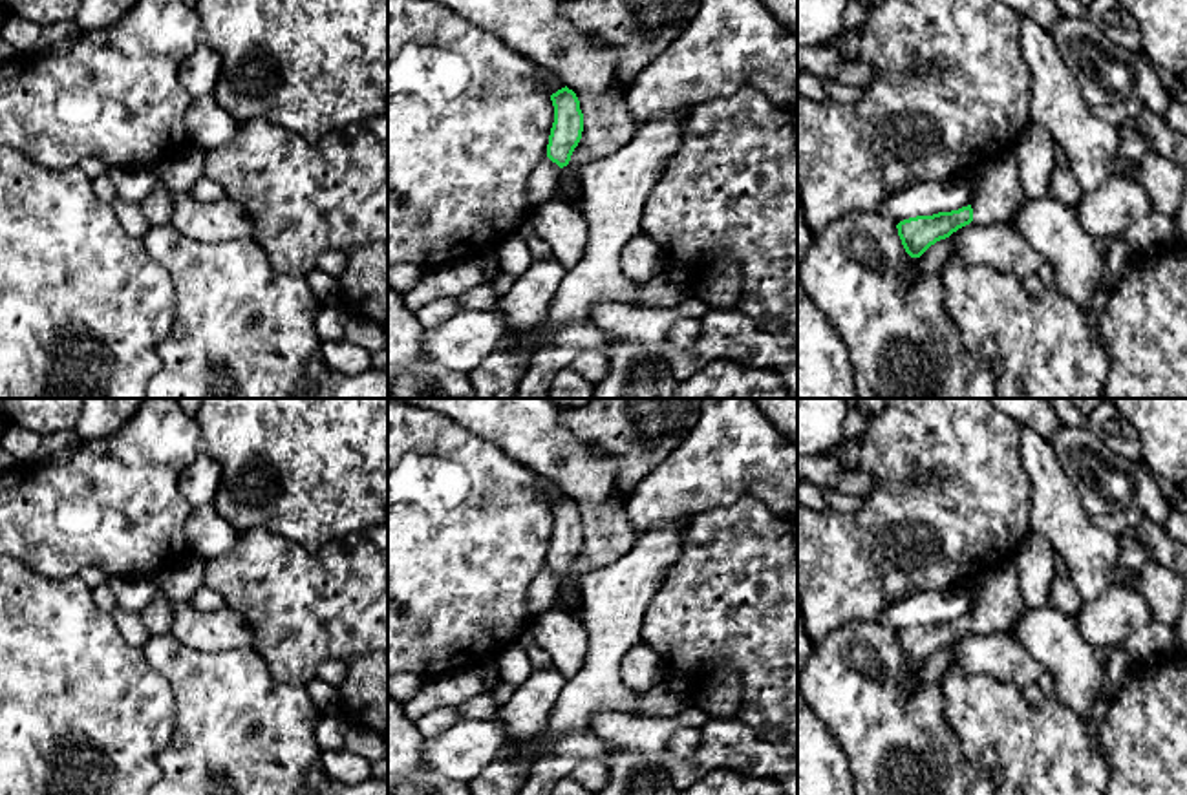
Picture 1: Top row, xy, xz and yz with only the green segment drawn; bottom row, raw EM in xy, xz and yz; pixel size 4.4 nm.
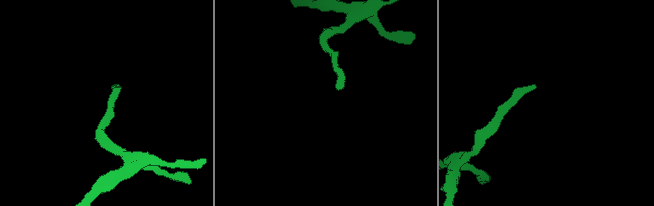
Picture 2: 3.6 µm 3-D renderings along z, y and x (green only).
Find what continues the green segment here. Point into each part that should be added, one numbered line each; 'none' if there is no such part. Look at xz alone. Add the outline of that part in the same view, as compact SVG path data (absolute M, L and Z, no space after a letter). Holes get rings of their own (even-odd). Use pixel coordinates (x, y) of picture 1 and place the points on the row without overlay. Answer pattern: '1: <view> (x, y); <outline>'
1: xz (566, 585); M571 576L560 578L558 598L565 599L574 590L574 579Z

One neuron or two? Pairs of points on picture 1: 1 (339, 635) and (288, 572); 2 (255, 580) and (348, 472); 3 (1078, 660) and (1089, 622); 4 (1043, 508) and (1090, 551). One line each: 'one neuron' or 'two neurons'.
1: one neuron
2: two neurons
3: two neurons
4: one neuron

